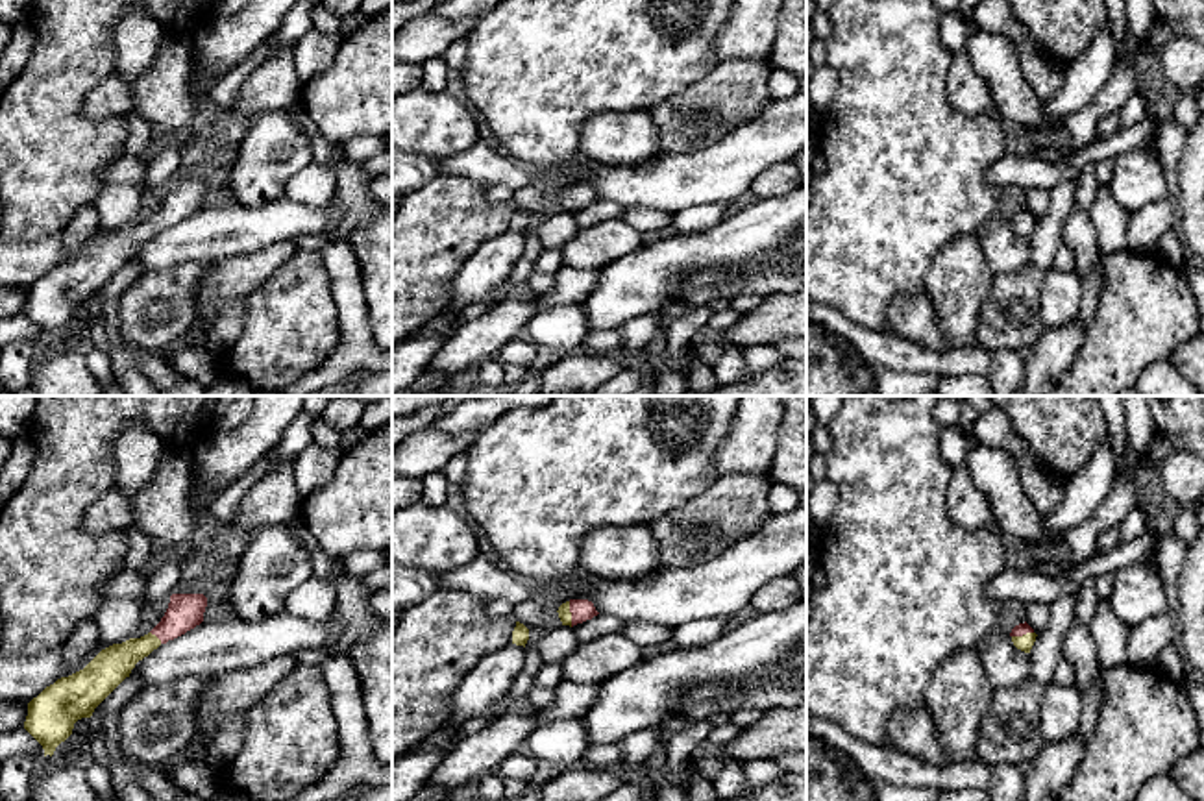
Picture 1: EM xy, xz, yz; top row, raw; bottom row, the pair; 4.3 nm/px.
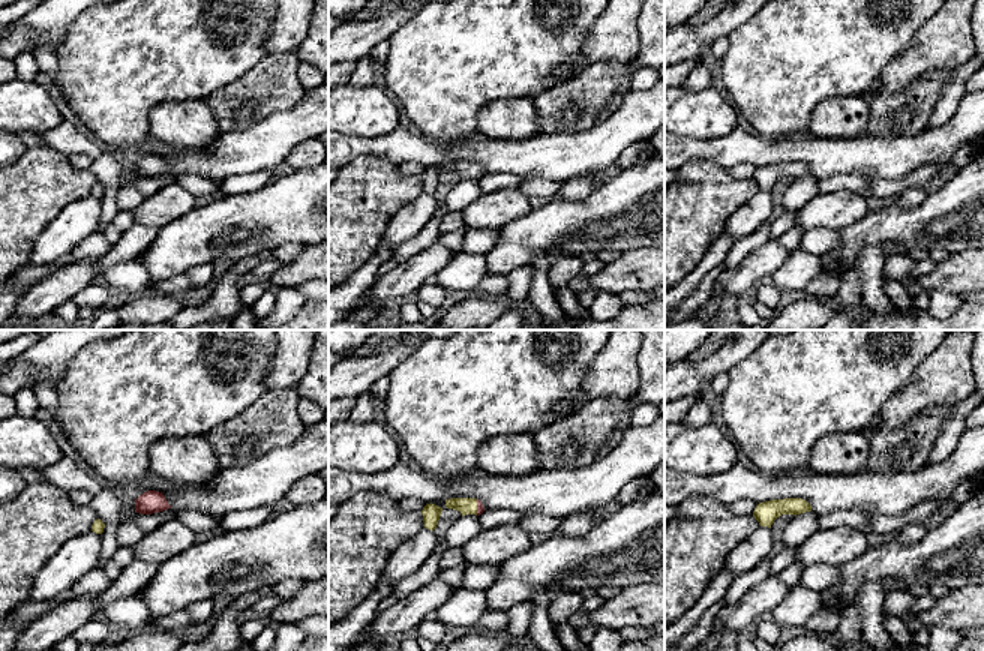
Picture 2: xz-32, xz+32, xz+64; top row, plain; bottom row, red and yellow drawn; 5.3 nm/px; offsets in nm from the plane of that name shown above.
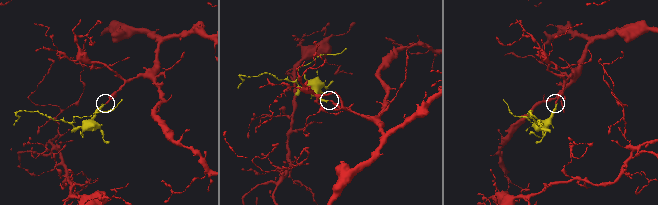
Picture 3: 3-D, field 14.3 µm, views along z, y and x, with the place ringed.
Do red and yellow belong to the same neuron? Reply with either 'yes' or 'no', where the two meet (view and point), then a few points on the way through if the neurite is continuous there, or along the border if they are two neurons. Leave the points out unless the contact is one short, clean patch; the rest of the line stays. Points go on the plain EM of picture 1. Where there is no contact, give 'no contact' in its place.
yes | xz (572, 200) | across xz (581, 195), (572, 200), (565, 200)

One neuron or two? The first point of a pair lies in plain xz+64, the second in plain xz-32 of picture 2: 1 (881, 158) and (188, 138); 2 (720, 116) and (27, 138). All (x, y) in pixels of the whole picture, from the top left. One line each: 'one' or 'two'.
1: two
2: two

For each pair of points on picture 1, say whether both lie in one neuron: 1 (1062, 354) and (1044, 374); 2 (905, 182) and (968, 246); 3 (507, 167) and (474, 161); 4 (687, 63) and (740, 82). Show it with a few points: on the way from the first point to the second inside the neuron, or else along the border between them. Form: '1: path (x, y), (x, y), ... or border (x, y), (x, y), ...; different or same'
1: path (1056, 359), (1047, 369); same
2: border (979, 232), (953, 239), (934, 258), (931, 271); different
3: path (500, 167), (485, 167), (481, 163); same
4: border (720, 63), (674, 95); different

